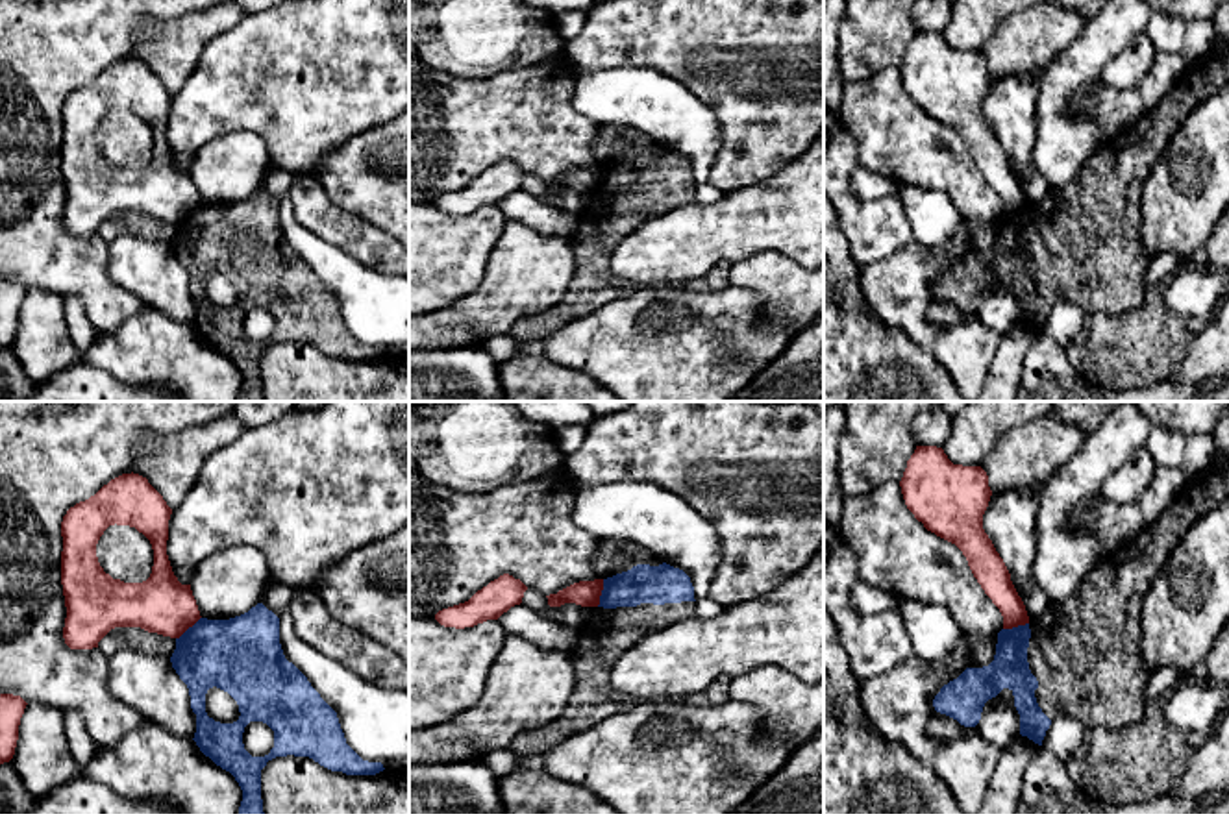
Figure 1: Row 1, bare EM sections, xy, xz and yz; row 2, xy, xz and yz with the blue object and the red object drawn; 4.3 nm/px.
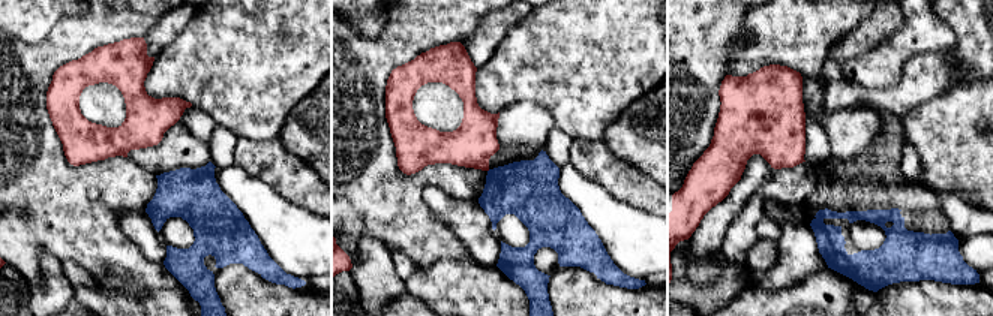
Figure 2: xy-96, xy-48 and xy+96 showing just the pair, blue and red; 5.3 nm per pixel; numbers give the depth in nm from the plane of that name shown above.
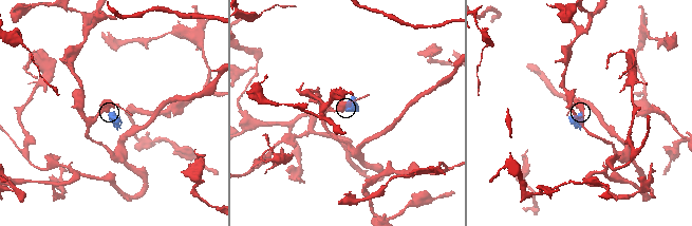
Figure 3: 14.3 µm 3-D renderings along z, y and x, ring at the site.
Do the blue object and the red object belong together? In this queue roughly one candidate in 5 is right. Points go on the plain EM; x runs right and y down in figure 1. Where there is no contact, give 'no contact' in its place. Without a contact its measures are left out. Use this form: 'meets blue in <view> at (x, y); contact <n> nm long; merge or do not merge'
meets blue in xz at (602, 178); contact 120 nm long; do not merge

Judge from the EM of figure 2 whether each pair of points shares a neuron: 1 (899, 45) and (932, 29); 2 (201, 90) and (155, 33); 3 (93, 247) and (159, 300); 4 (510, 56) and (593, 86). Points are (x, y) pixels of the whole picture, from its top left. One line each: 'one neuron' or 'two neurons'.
1: one neuron
2: two neurons
3: two neurons
4: one neuron

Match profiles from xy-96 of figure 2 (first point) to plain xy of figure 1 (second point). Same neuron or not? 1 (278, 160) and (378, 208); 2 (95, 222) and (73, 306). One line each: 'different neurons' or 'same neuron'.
1: different neurons
2: different neurons

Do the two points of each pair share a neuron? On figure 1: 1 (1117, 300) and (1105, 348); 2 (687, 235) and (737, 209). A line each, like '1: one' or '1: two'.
1: two
2: one

